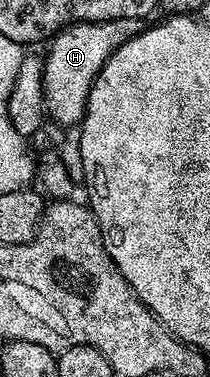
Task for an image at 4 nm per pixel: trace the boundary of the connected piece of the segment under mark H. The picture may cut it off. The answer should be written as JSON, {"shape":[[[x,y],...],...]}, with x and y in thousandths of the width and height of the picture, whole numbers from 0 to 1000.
{"shape":[[[557,48],[490,58],[362,58],[233,103],[238,135],[210,143],[200,170],[200,265],[214,300],[295,340],[352,340],[410,305],[410,268],[438,223],[571,117],[629,106],[686,77],[681,50]]]}

